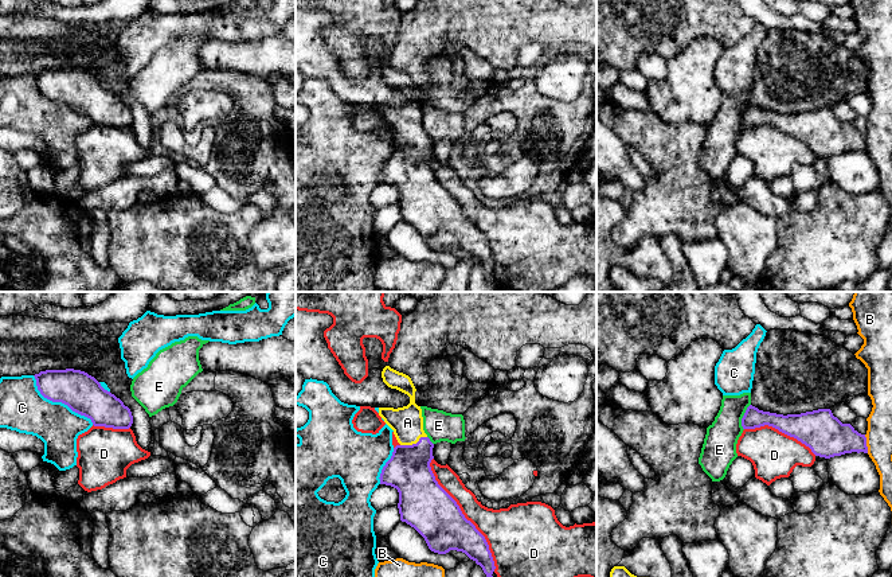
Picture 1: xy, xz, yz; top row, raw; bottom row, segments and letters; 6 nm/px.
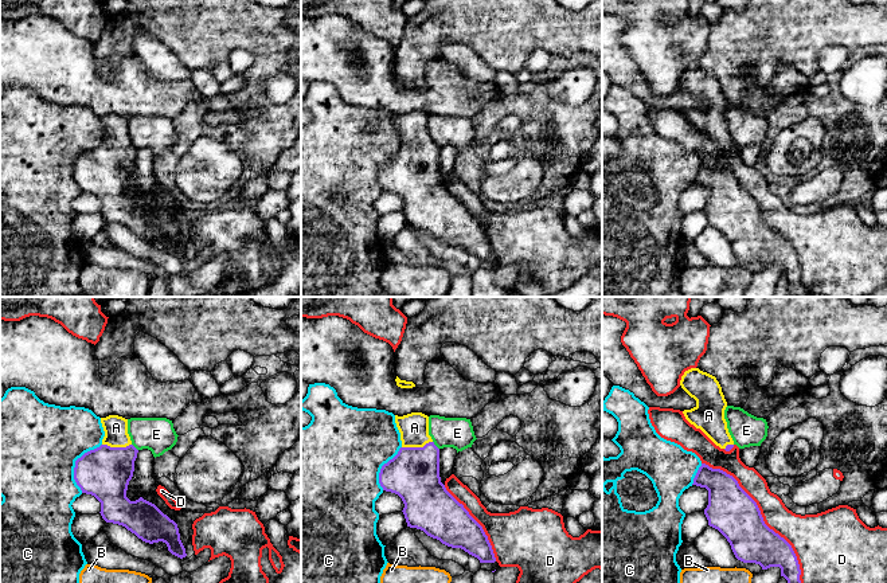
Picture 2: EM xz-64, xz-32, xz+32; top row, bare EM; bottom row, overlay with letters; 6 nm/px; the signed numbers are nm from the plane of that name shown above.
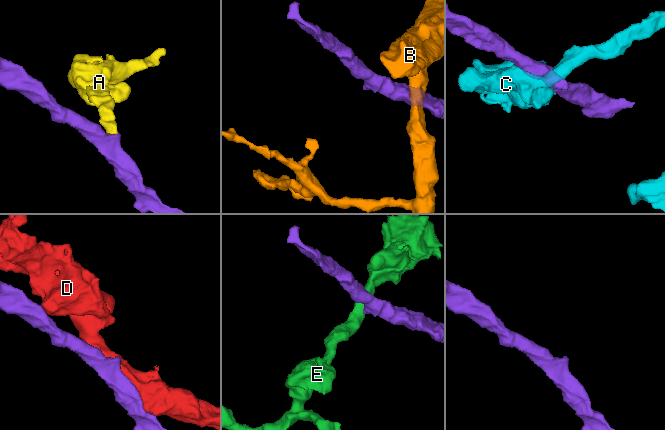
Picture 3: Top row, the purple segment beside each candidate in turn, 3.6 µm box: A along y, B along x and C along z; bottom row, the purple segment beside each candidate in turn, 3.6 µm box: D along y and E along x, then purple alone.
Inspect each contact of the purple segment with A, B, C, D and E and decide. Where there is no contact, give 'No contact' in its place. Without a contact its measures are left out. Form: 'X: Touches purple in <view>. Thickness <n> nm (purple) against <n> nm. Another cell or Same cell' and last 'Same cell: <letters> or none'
A: Touches purple in xz. Thickness 260 nm (purple) against 190 nm. Same cell
B: Touches purple in yz. Thickness 240 nm (purple) against 160 nm. Another cell
C: Touches purple in xy. Thickness 240 nm (purple) against 280 nm. Another cell
D: Touches purple in xz. Thickness 300 nm (purple) against 220 nm. Another cell
E: Touches purple in yz. Thickness 120 nm (purple) against 200 nm. Another cell
Same cell: A

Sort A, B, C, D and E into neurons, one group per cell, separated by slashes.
A / B / C / D / E

